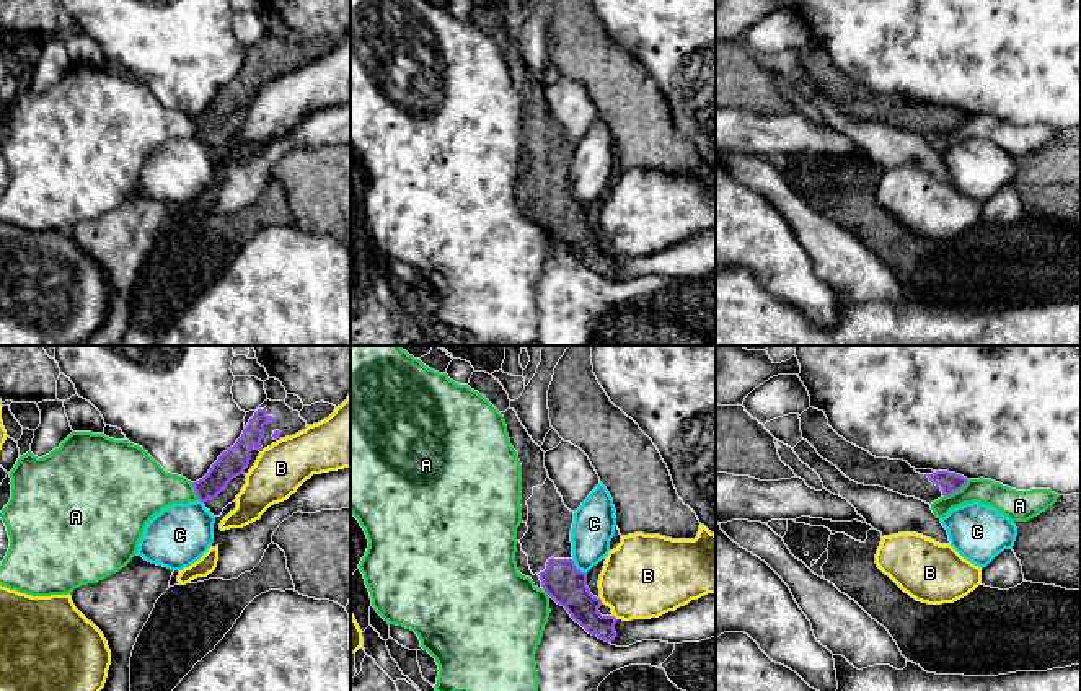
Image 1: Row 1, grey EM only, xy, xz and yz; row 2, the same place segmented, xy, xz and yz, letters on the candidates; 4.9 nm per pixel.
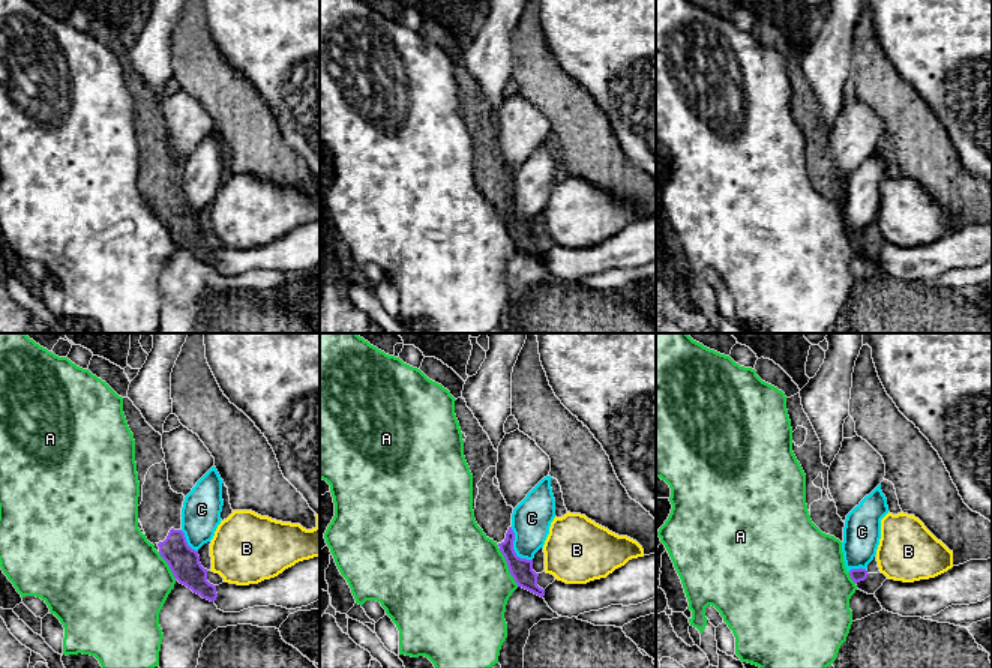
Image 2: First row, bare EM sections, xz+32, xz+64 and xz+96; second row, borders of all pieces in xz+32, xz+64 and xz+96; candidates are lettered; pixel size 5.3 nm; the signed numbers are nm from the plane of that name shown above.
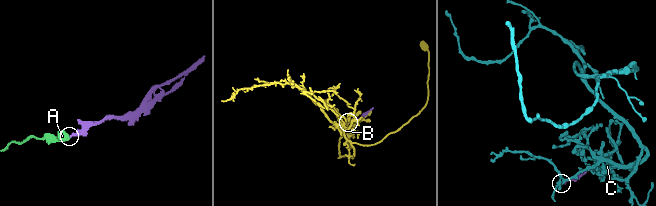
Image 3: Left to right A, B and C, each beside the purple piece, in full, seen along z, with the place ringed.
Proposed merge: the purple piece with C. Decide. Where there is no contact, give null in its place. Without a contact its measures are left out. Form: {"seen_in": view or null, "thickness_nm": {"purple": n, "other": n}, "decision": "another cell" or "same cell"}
{"seen_in": "xz", "thickness_nm": {"purple": 190, "other": 200}, "decision": "another cell"}

